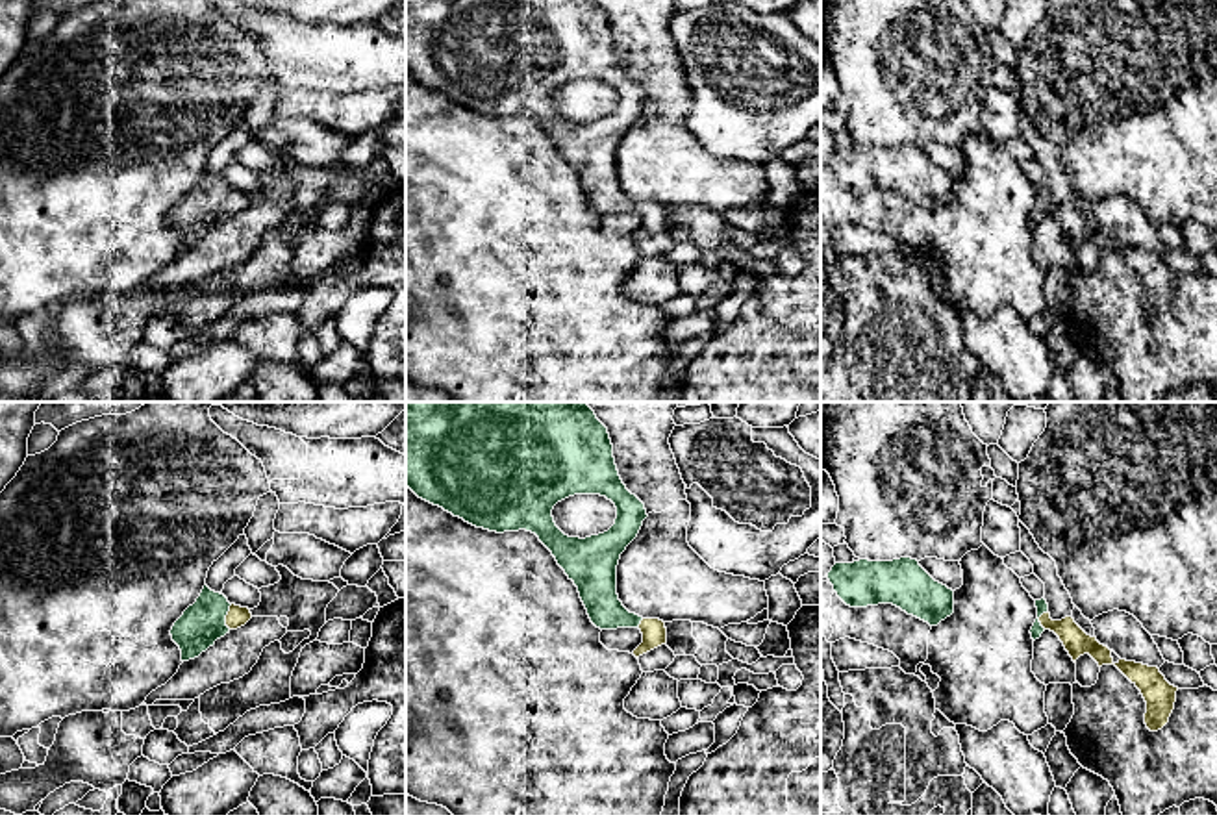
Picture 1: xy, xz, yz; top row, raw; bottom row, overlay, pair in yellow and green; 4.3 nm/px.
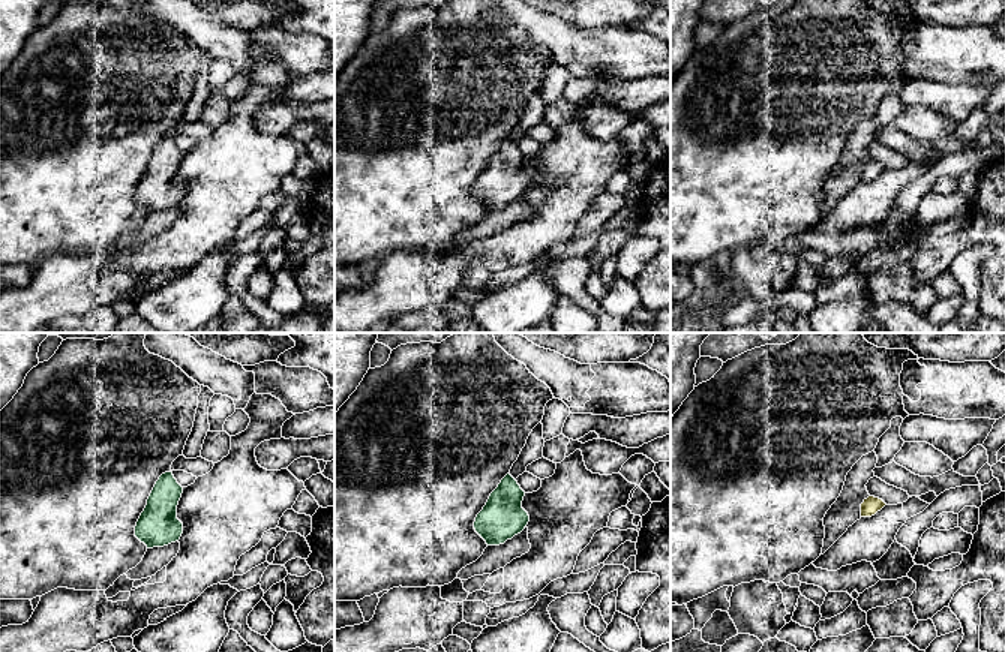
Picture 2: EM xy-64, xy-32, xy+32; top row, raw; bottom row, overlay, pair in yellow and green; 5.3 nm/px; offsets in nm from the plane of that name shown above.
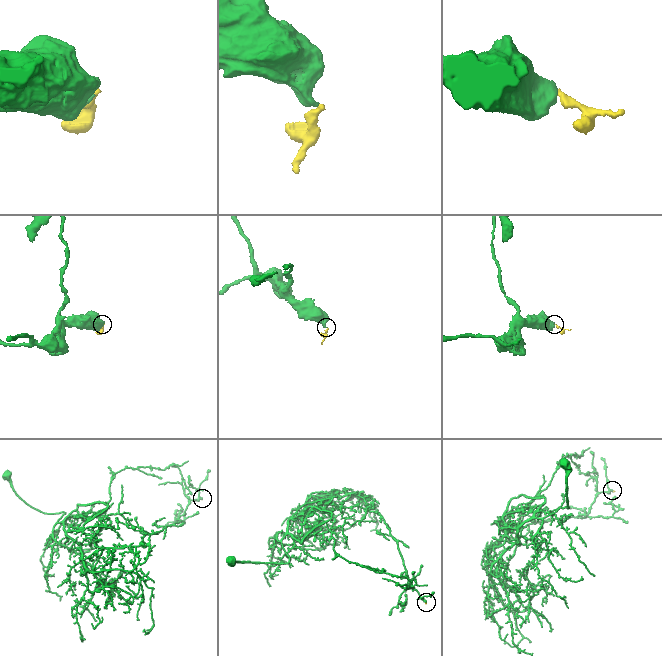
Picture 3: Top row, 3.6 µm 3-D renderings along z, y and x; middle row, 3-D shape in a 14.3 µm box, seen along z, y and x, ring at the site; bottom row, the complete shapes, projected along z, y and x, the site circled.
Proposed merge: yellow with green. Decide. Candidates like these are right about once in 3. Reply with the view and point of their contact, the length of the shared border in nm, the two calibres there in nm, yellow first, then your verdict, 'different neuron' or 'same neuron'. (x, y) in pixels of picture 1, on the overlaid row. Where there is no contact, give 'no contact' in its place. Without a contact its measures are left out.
xy (226, 617) | 110 nm | 90/190 nm | same neuron

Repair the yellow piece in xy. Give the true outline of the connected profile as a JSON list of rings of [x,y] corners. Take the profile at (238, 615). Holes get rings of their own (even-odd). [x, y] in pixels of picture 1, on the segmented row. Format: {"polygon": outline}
{"polygon": [[[204,585],[196,602],[174,622],[170,635],[182,650],[182,661],[189,661],[250,619],[248,608],[230,604],[224,595]]]}

